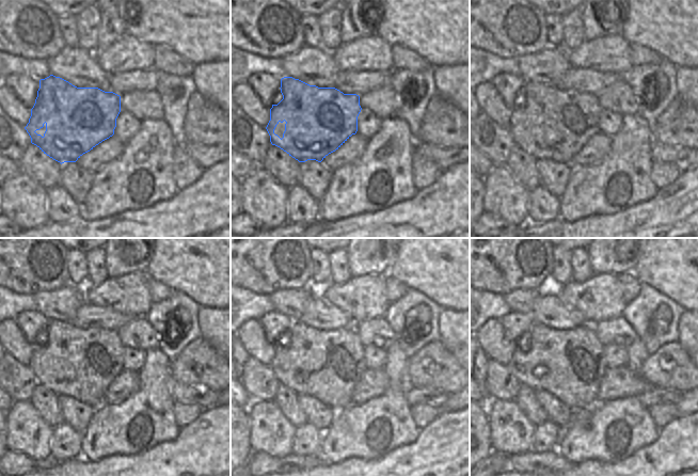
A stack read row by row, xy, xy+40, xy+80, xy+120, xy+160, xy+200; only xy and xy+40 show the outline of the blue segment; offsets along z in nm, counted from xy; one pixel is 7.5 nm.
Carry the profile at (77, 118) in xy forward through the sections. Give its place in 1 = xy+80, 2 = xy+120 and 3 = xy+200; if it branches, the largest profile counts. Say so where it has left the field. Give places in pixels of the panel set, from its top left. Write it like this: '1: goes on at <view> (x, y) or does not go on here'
1: goes on at xy+80 (564, 120)
2: goes on at xy+120 (84, 362)
3: goes on at xy+200 (570, 365)

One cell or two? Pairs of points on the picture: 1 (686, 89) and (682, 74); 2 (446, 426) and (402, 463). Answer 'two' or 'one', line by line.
1: one
2: one

